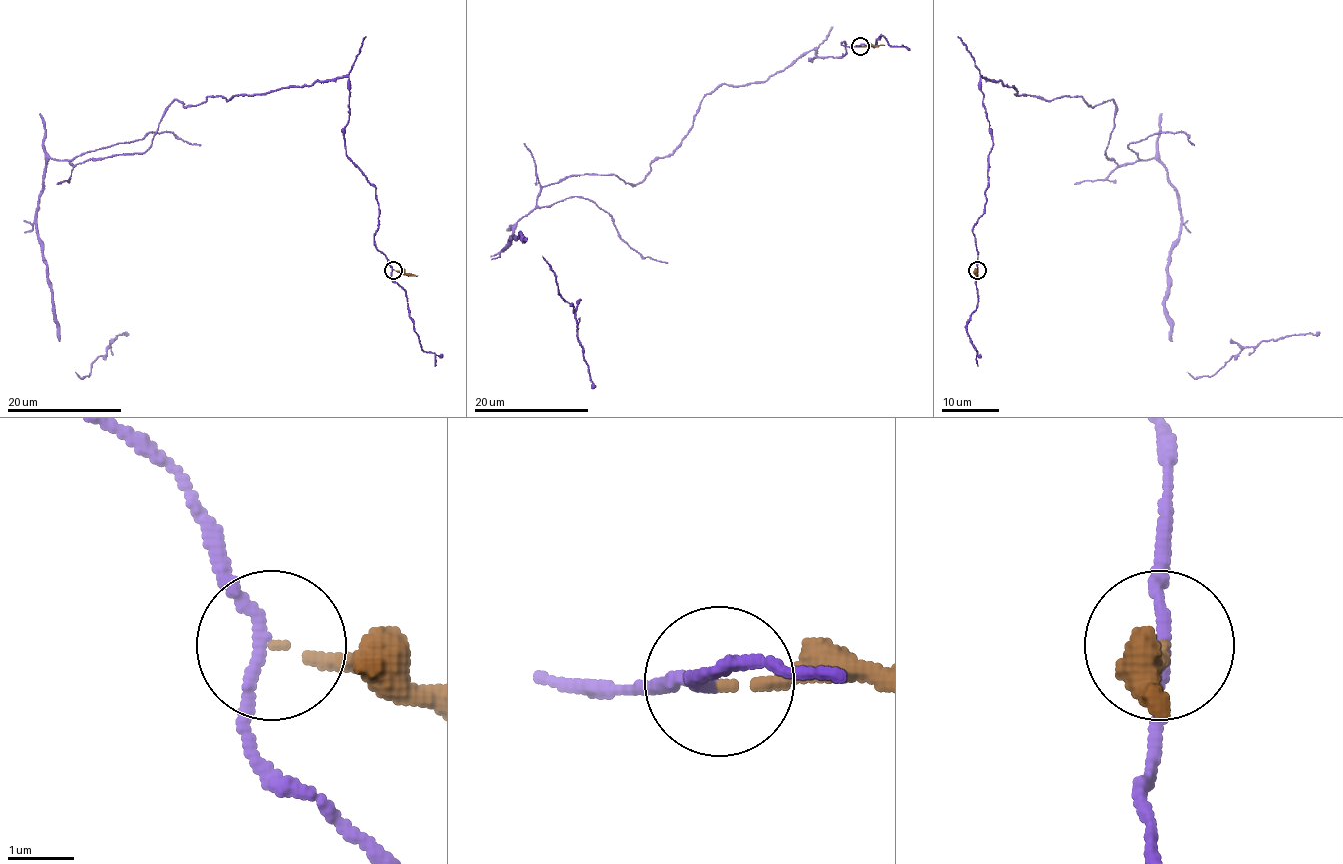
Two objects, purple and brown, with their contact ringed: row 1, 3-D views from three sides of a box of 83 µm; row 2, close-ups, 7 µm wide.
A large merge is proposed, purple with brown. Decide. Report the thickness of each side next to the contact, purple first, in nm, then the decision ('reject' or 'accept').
calibres 160 and 140 nm; reject

